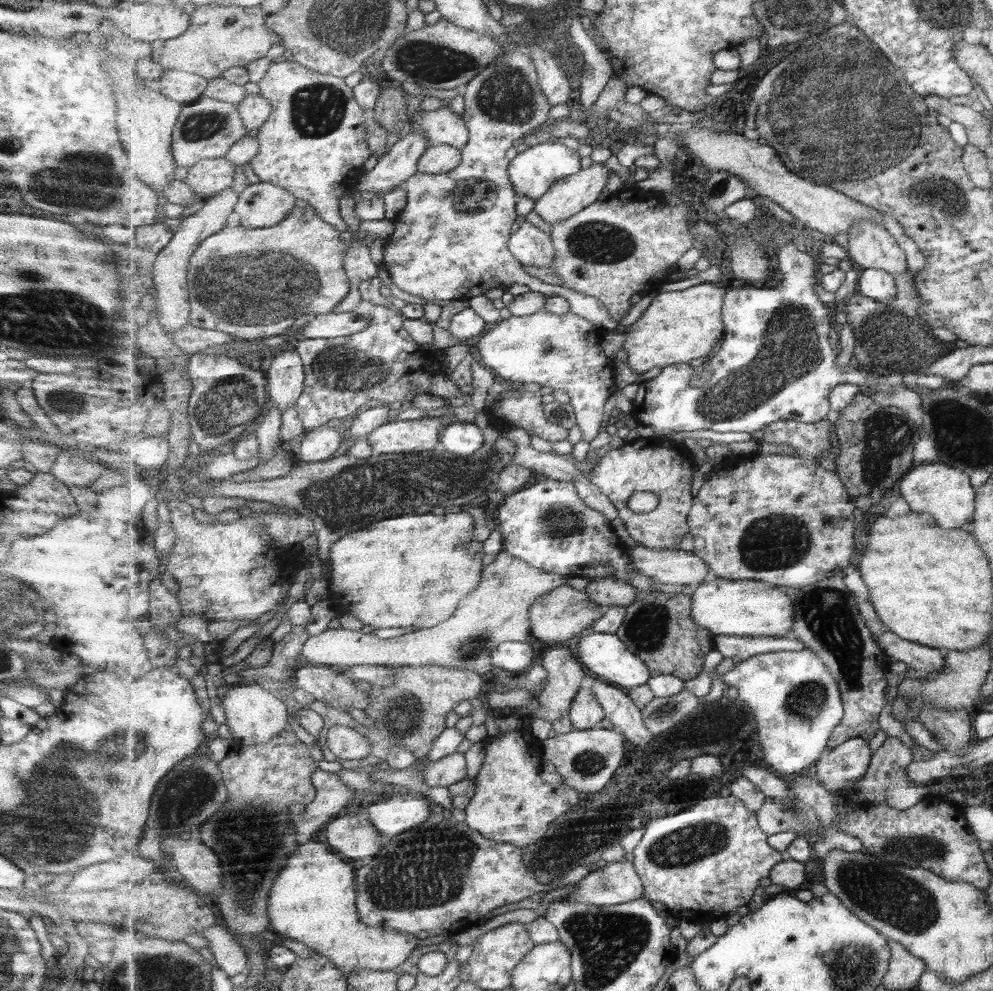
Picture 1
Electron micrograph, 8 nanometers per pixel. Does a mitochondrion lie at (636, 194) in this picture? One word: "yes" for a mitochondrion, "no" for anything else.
no

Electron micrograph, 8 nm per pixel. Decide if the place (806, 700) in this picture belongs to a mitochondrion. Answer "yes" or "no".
yes

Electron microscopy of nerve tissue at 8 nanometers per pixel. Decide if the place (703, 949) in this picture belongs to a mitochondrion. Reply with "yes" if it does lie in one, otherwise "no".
no

